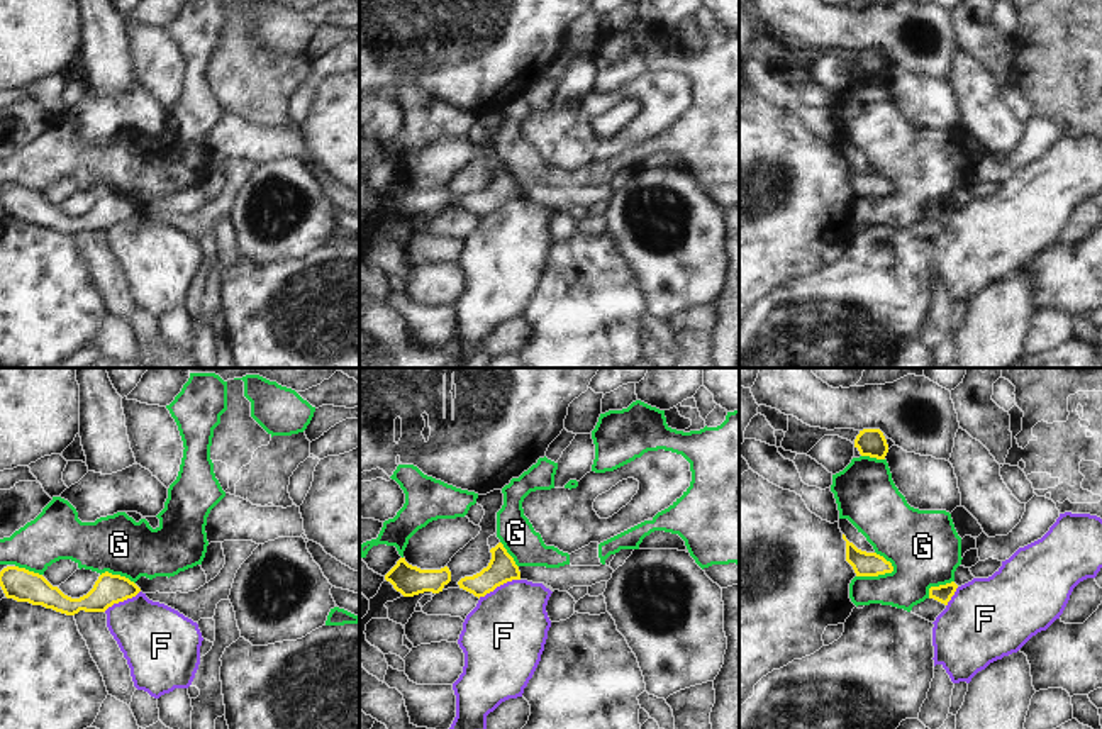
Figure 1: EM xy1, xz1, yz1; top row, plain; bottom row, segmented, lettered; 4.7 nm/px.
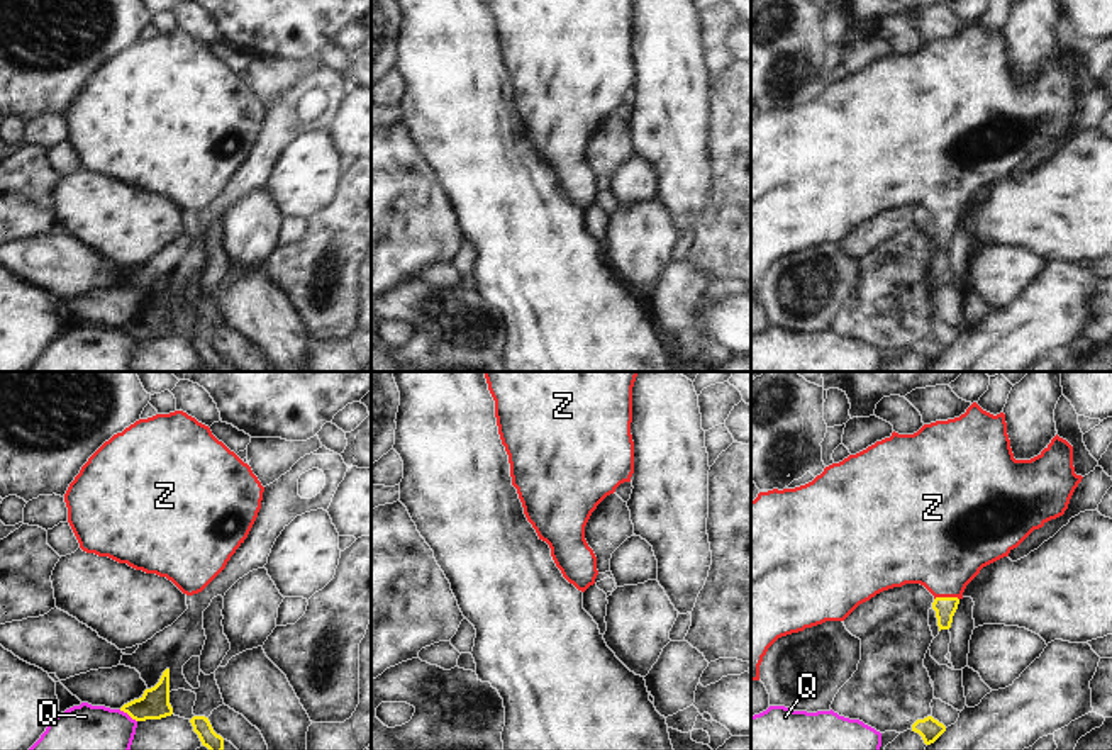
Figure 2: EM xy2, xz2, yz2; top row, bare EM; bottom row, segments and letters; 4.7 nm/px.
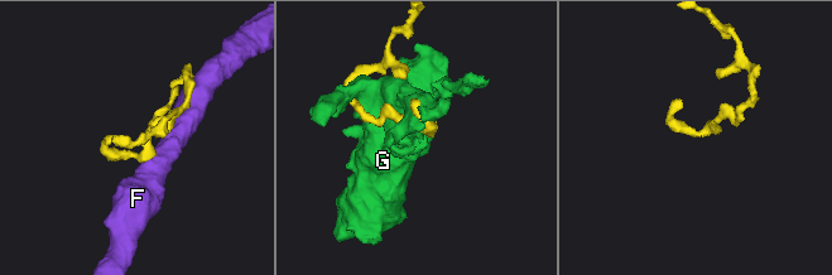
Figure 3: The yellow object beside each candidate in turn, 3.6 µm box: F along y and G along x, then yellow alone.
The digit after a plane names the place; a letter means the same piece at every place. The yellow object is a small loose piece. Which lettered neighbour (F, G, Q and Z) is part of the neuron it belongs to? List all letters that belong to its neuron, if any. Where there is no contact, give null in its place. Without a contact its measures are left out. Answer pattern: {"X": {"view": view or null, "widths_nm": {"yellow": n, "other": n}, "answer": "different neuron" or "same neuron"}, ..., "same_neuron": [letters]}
{"F": {"view": "xz1", "widths_nm": {"yellow": 140, "other": 400}, "answer": "different neuron"}, "G": {"view": "yz1", "widths_nm": {"yellow": 120, "other": 320}, "answer": "different neuron"}, "Q": {"view": "xy2", "widths_nm": {"yellow": 140, "other": 220}, "answer": "different neuron"}, "Z": {"view": "yz2", "widths_nm": {"yellow": 100, "other": 420}, "answer": "same neuron"}, "same_neuron": ["Z"]}

